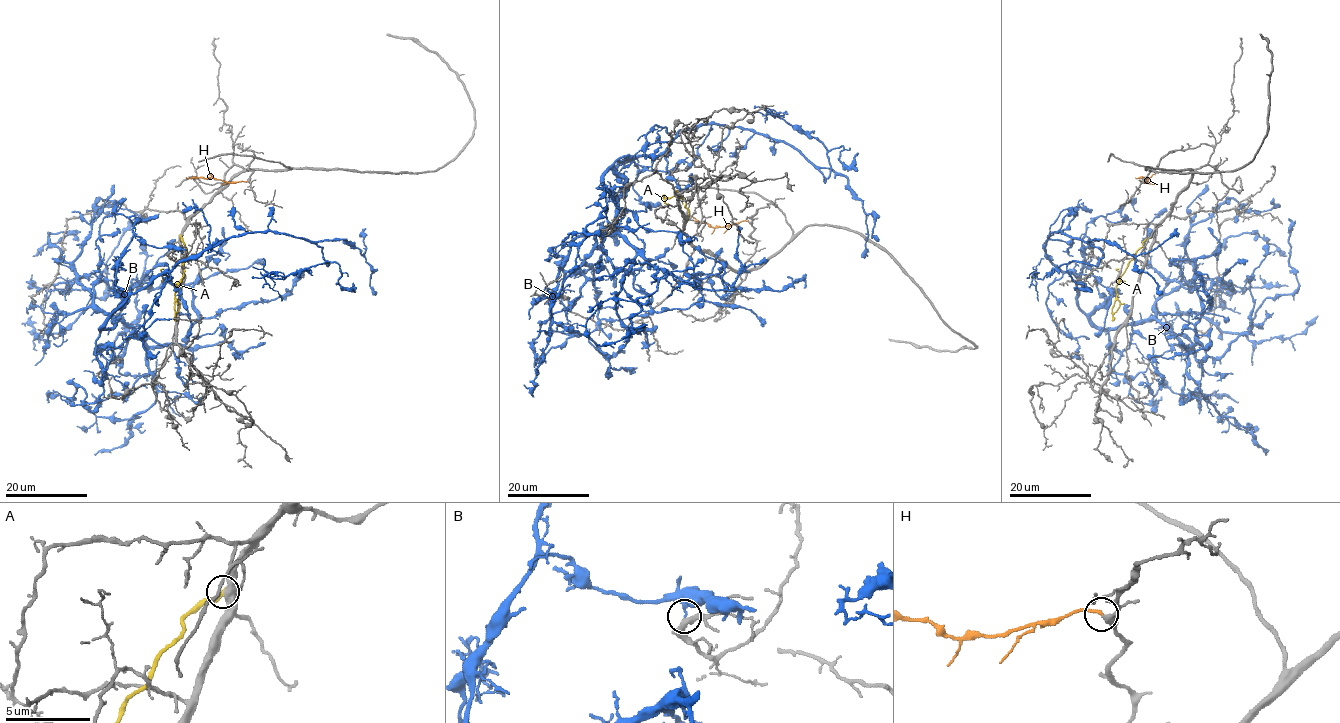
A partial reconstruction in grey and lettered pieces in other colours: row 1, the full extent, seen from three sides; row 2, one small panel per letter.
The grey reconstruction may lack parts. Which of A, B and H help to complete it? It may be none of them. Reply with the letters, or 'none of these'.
H

